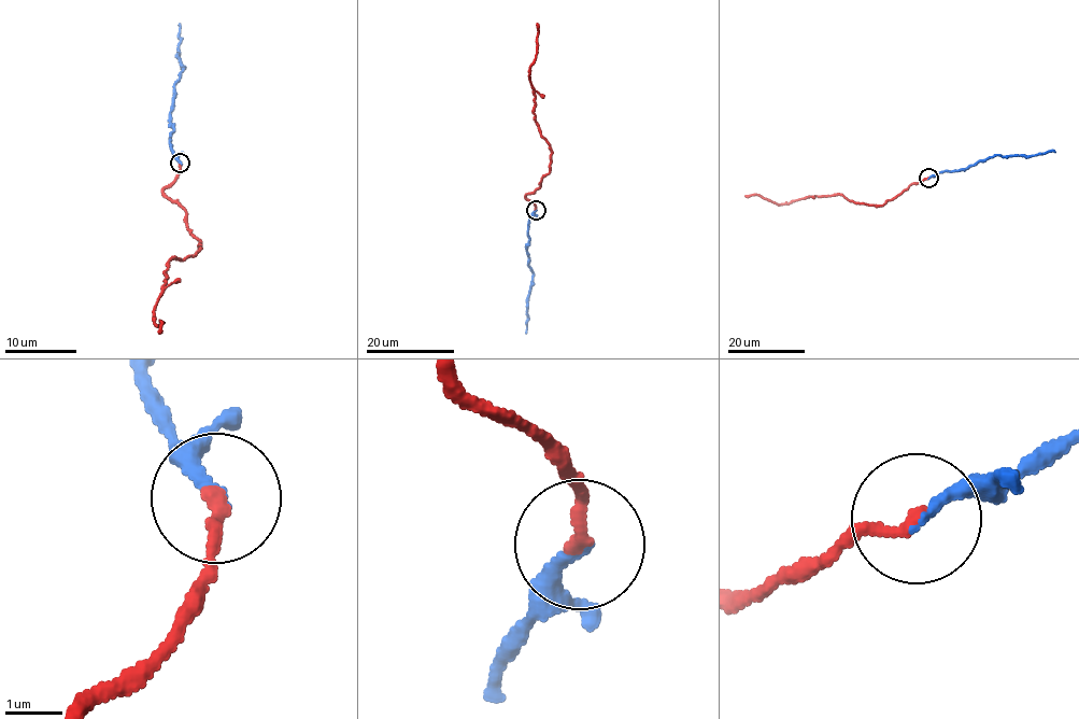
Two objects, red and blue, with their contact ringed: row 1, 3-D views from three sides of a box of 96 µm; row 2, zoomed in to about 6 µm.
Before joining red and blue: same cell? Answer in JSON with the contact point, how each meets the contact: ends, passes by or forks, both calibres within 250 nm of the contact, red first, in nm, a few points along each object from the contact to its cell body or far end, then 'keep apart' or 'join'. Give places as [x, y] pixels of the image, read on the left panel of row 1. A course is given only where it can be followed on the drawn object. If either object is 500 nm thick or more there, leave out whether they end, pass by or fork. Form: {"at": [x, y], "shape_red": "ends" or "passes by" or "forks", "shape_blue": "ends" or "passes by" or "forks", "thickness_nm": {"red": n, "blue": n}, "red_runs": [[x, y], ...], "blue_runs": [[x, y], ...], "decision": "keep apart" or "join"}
{"at": [180, 163], "shape_red": "ends", "shape_blue": "ends", "thickness_nm": {"red": 260, "blue": 200}, "red_runs": [[180, 164], [162, 192], [186, 214], [200, 251], [171, 259], [165, 271], [154, 306], [161, 333]], "blue_runs": [[181, 164], [170, 146], [173, 130], [170, 115], [174, 86], [183, 70], [178, 57], [179, 26]], "decision": "join"}

